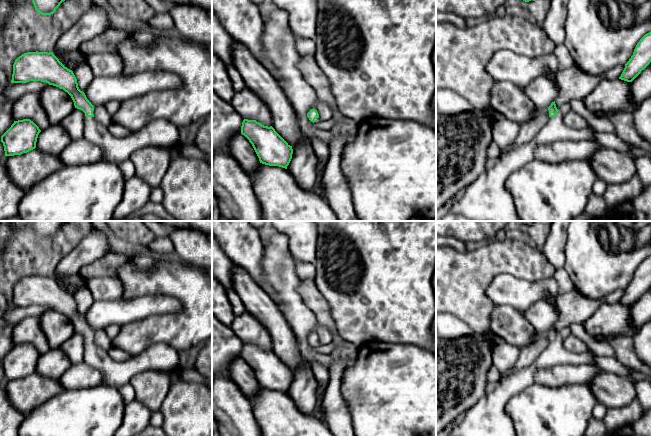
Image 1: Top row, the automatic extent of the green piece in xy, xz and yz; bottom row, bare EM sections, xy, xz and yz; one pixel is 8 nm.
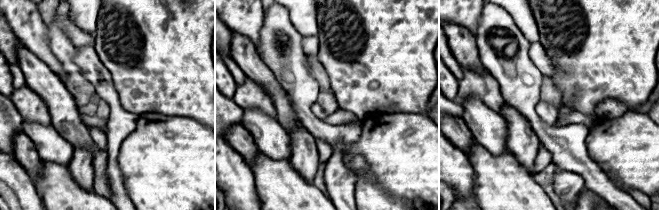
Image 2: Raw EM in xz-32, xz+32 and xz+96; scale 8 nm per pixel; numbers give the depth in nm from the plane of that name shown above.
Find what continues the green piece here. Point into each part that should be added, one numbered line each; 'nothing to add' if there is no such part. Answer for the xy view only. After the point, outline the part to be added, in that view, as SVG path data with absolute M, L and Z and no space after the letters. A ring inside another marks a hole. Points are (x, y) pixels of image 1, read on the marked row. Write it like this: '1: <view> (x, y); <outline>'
1: xy (158, 132); M86 117L84 138L101 149L102 160L119 165L129 159L133 152L144 147L174 147L180 141L180 131L170 121L152 119L140 130L117 138L94 117Z

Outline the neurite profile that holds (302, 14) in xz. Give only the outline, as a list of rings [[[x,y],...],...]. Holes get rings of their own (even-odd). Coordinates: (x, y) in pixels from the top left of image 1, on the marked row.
[[[272,0],[272,3],[277,9],[287,11],[288,26],[294,35],[304,39],[316,38],[316,0]]]

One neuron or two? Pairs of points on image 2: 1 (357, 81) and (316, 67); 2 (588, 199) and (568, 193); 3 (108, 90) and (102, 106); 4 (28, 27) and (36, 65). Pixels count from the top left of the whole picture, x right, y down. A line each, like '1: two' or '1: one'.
1: two
2: two
3: two
4: two

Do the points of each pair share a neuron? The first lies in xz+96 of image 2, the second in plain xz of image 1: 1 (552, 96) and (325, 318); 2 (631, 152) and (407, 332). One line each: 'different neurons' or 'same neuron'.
1: different neurons
2: different neurons

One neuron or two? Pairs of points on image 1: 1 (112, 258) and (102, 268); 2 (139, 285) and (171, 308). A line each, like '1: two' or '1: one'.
1: one
2: two

